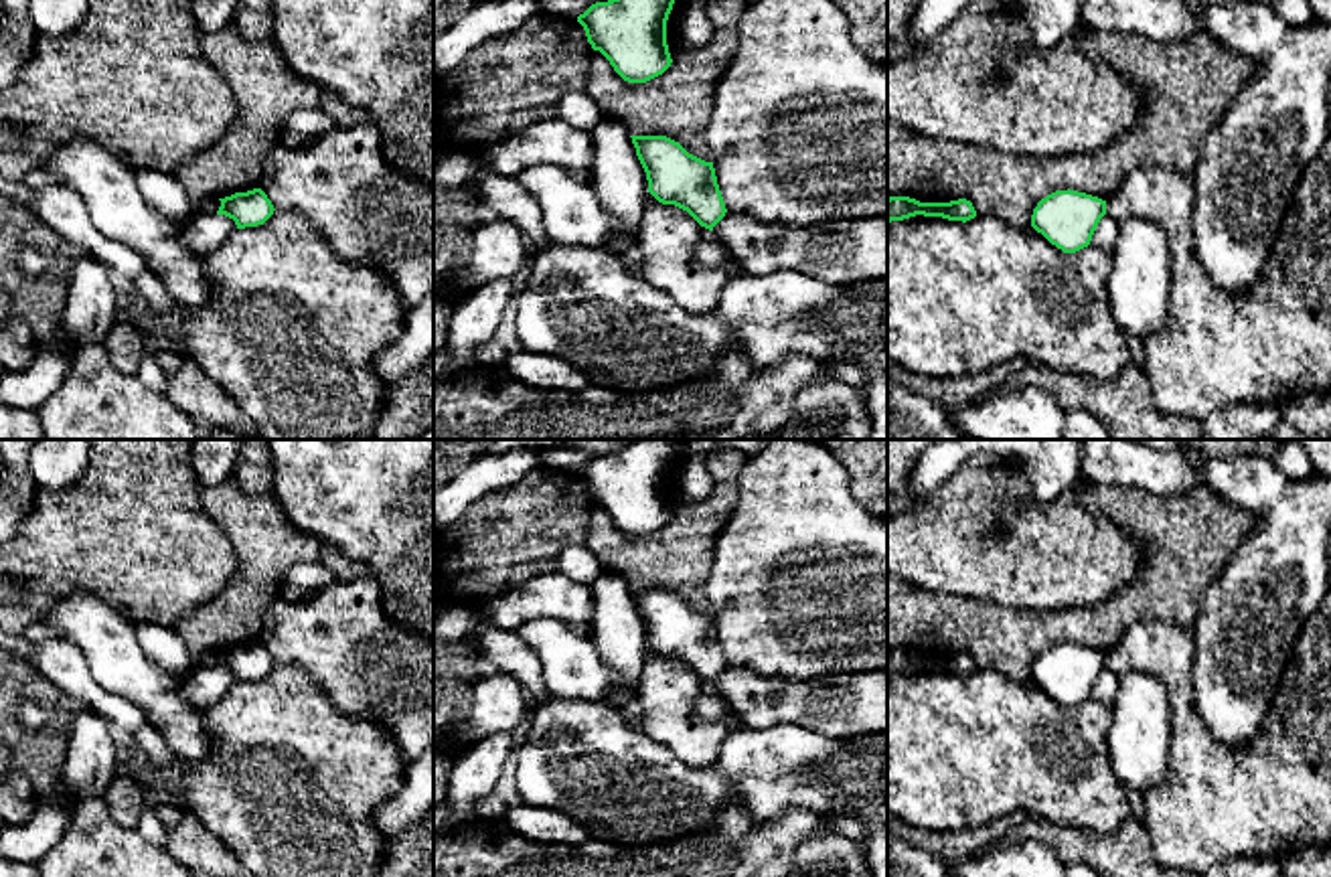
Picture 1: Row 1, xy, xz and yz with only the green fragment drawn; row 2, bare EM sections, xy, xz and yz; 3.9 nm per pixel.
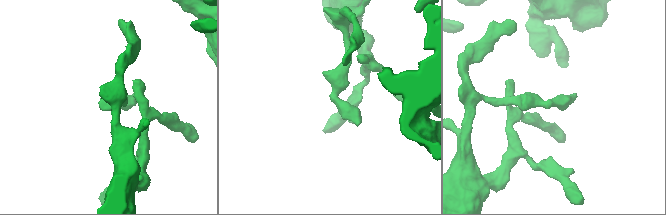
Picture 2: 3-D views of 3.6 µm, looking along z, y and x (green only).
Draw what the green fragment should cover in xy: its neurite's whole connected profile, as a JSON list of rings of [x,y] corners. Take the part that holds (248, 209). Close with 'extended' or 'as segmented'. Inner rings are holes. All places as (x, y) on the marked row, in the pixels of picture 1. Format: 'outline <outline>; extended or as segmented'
outline [[[261,188],[235,192],[219,201],[221,207],[217,215],[233,219],[237,229],[263,225],[276,211],[271,201]]]; as segmented

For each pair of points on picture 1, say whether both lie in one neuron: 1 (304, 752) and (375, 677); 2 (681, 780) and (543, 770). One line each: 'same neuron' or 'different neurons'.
1: different neurons
2: same neuron

